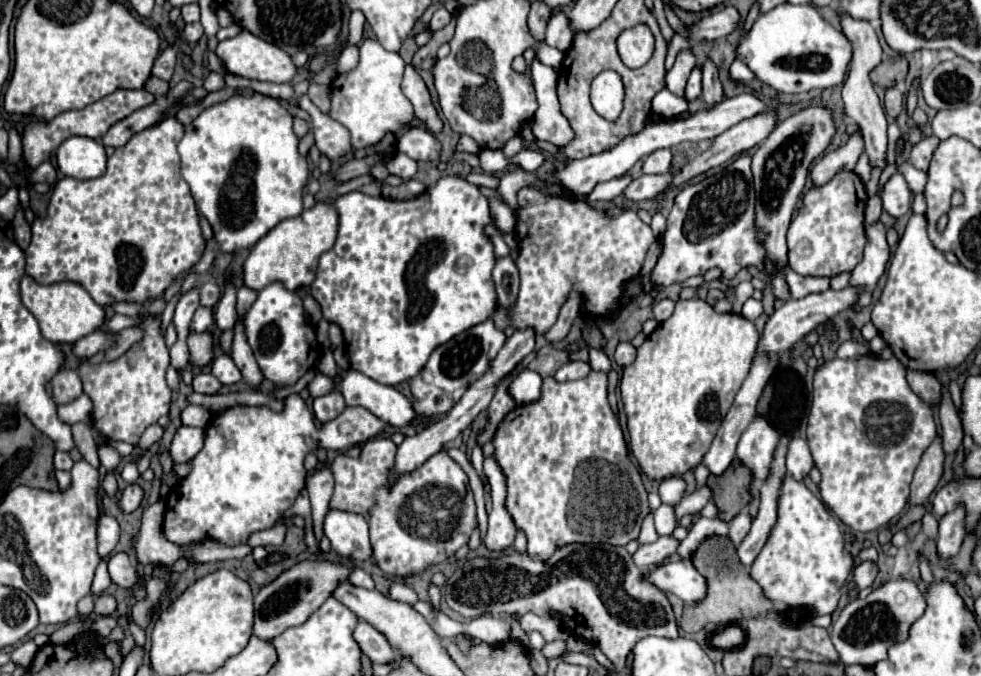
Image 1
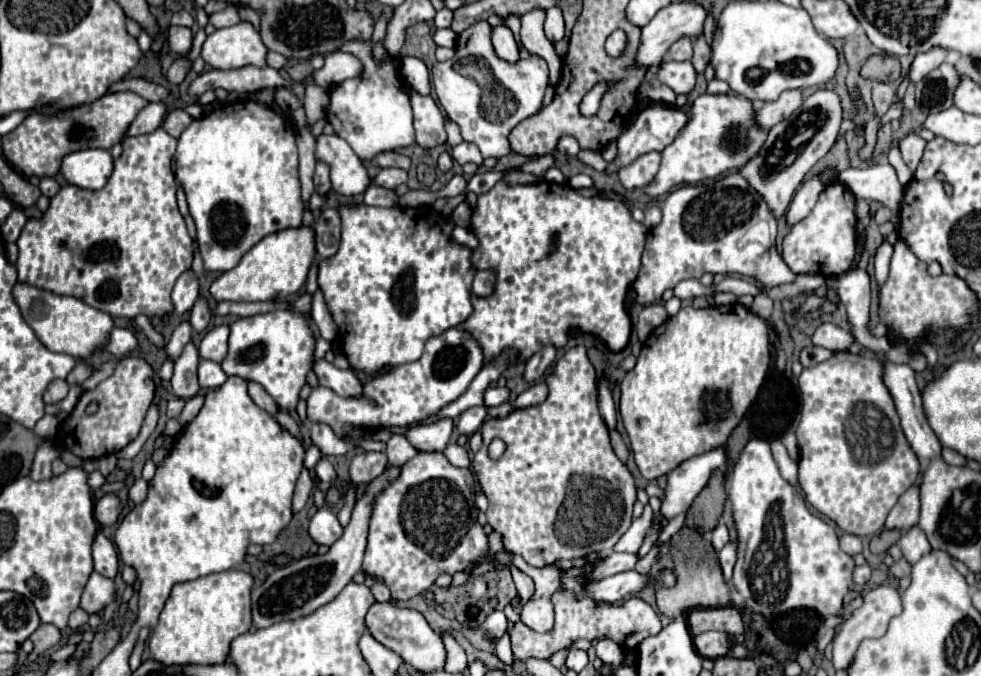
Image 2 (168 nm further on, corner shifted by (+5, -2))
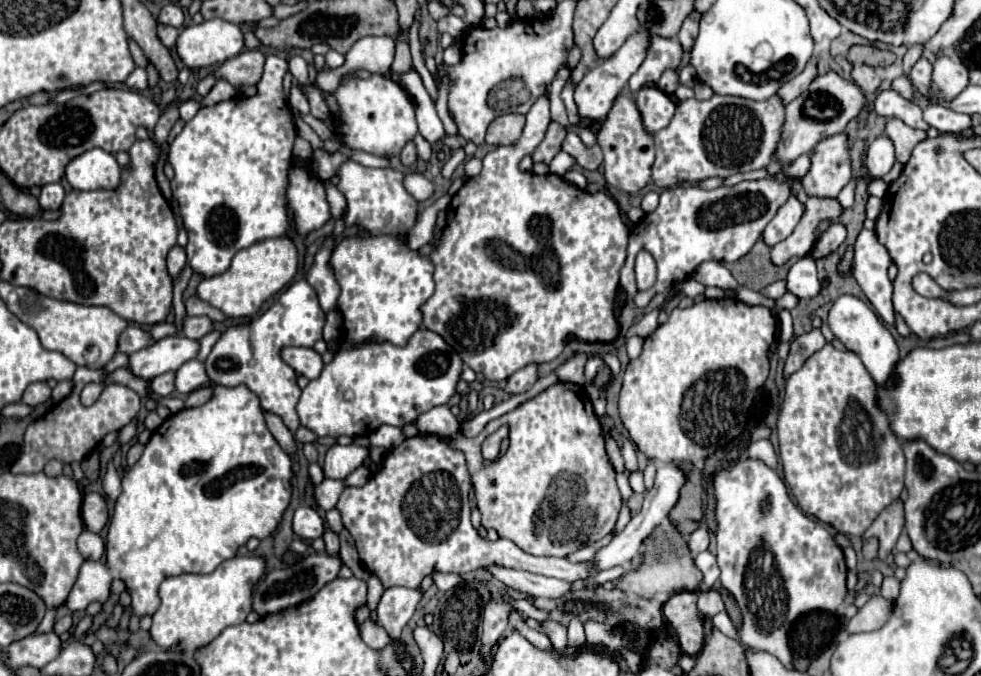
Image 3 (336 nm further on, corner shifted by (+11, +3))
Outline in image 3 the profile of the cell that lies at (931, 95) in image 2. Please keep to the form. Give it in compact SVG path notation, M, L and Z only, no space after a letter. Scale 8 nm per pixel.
M921 57L915 67L911 69L911 83L913 87L923 95L923 97L929 97L931 91L933 91L933 63L925 57Z

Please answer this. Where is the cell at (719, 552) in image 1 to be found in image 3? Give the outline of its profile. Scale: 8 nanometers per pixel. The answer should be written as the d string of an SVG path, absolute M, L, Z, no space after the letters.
M665 519L645 541L643 545L645 561L637 571L627 571L621 581L617 581L617 589L625 593L635 593L643 599L653 599L655 593L681 593L681 591L699 591L703 575L697 569L693 555L685 537L677 531L677 527Z

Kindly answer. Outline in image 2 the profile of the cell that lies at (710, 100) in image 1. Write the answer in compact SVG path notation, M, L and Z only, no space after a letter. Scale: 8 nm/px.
M697 36L693 38L693 58L691 58L691 64L695 66L697 74L703 74L703 70L707 68L711 60L711 50L709 50L709 44L705 42L703 36Z

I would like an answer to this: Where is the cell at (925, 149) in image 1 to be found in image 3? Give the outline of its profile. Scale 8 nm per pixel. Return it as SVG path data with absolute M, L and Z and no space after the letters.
M889 119L887 127L885 127L885 135L893 141L897 161L903 165L909 161L913 147L927 137L925 131L913 129L913 127L905 125L901 119Z

